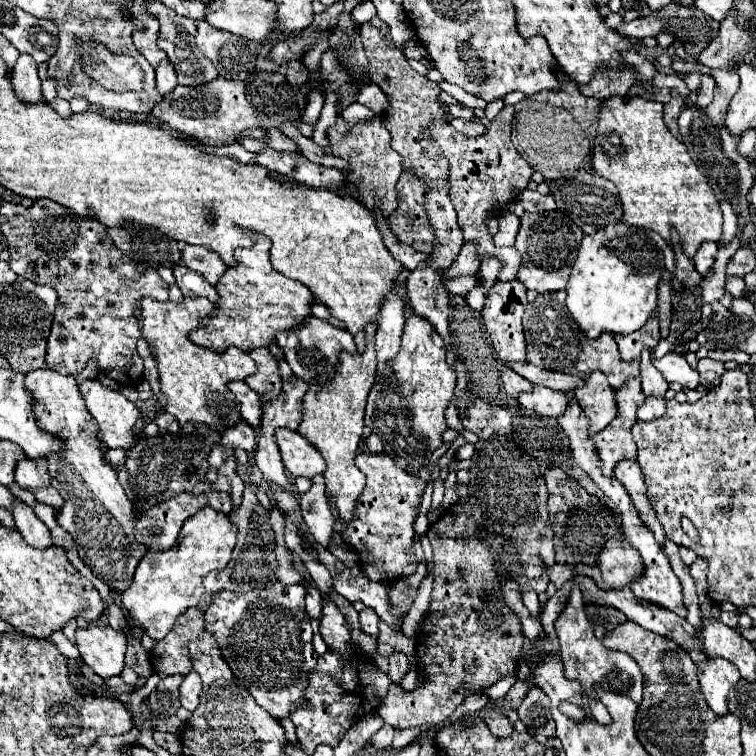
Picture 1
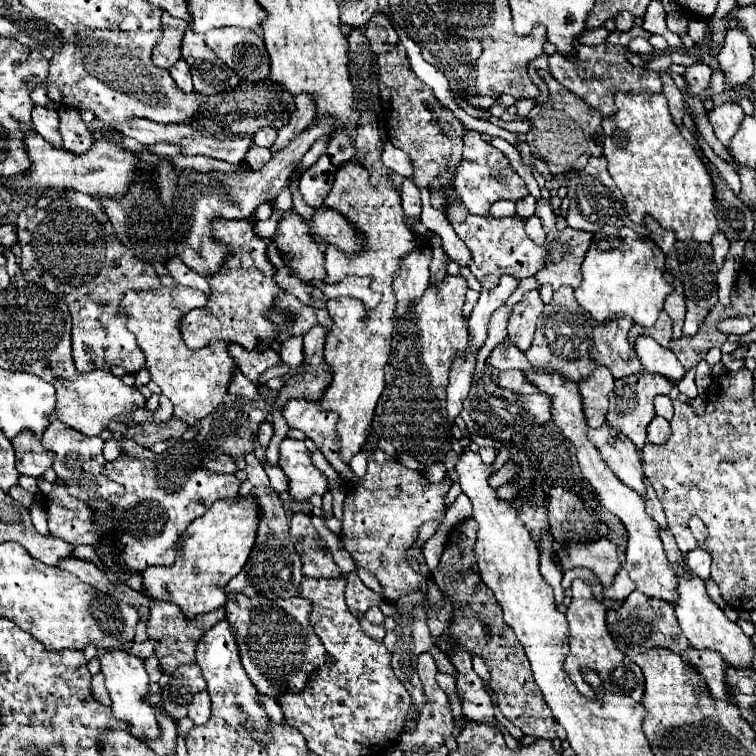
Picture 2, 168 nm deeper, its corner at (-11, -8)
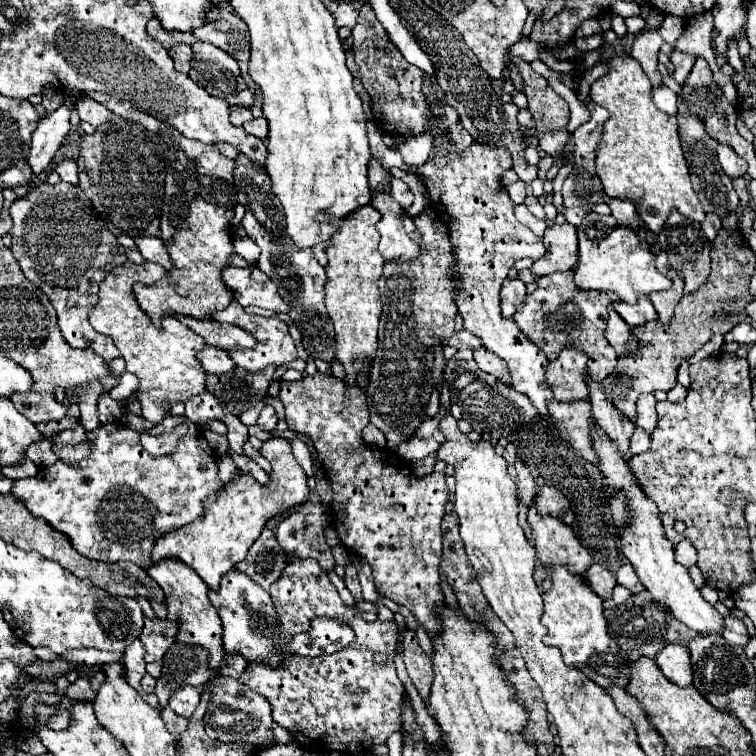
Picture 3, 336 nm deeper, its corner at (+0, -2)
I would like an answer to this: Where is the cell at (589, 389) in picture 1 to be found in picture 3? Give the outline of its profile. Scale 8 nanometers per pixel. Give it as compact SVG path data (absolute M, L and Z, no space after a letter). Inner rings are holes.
M562 350L556 362L548 364L546 378L552 384L554 398L560 402L570 400L586 400L588 386L584 380L588 356L580 354L580 350Z

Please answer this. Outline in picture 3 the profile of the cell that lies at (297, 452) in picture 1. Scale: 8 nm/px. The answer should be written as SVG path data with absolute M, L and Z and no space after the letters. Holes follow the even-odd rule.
M270 438L262 444L260 454L272 466L272 472L268 474L270 482L264 486L255 481L250 473L236 472L236 476L228 484L224 484L214 498L204 500L204 514L198 522L160 536L154 546L154 562L170 556L178 558L184 564L192 566L210 590L218 590L220 578L246 558L250 544L260 536L266 522L308 500L310 490L306 484L306 474L292 456L288 440Z

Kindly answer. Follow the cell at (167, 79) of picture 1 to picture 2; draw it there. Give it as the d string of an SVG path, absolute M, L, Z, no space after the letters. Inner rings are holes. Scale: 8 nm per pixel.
M179 60L171 70L171 78L175 80L175 84L185 92L185 94L191 94L193 92L193 84L191 84L191 72L189 72L189 66Z

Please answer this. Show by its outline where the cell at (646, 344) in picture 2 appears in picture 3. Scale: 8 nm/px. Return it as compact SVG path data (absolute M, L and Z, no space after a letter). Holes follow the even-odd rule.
M608 306L608 322L606 322L606 340L612 344L612 348L618 354L624 354L626 348L634 350L638 348L638 340L632 334L632 328L614 312L612 306Z

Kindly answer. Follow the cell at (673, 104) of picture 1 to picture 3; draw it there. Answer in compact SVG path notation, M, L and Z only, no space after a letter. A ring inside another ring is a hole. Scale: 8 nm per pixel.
M644 30L634 38L634 44L632 44L632 58L636 58L642 64L646 76L654 86L662 82L662 76L658 72L658 58L656 58L660 44L662 44L662 36L656 30L654 32Z

